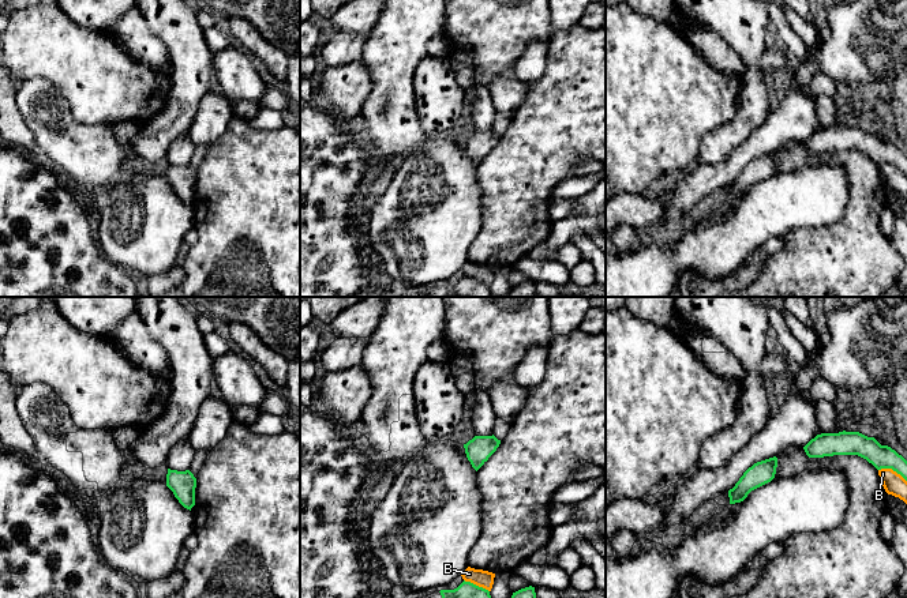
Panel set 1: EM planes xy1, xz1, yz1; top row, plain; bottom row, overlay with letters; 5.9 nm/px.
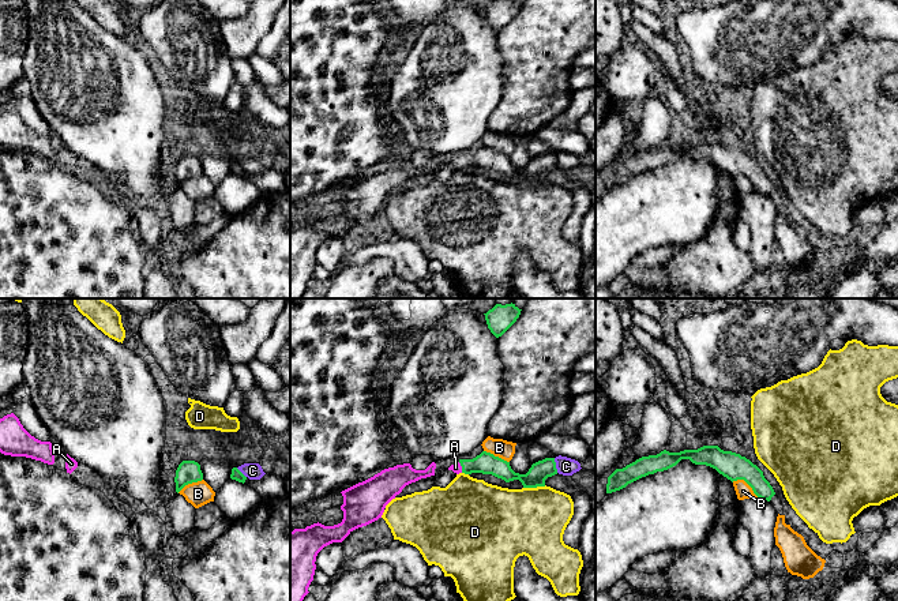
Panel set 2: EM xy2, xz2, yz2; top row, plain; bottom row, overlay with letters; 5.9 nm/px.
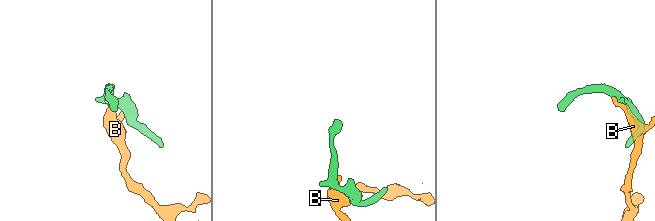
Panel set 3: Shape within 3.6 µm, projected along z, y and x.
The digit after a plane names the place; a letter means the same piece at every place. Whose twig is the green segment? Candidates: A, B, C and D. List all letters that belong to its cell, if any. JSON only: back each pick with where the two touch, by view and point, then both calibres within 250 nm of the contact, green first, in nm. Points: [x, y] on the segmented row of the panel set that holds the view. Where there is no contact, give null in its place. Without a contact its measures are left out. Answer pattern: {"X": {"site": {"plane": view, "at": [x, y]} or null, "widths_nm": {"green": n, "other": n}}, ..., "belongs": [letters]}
{"A": {"site": {"plane": "xz2", "at": [462, 468]}, "widths_nm": {"green": 130, "other": 60}}, "belongs": ["A"]}

